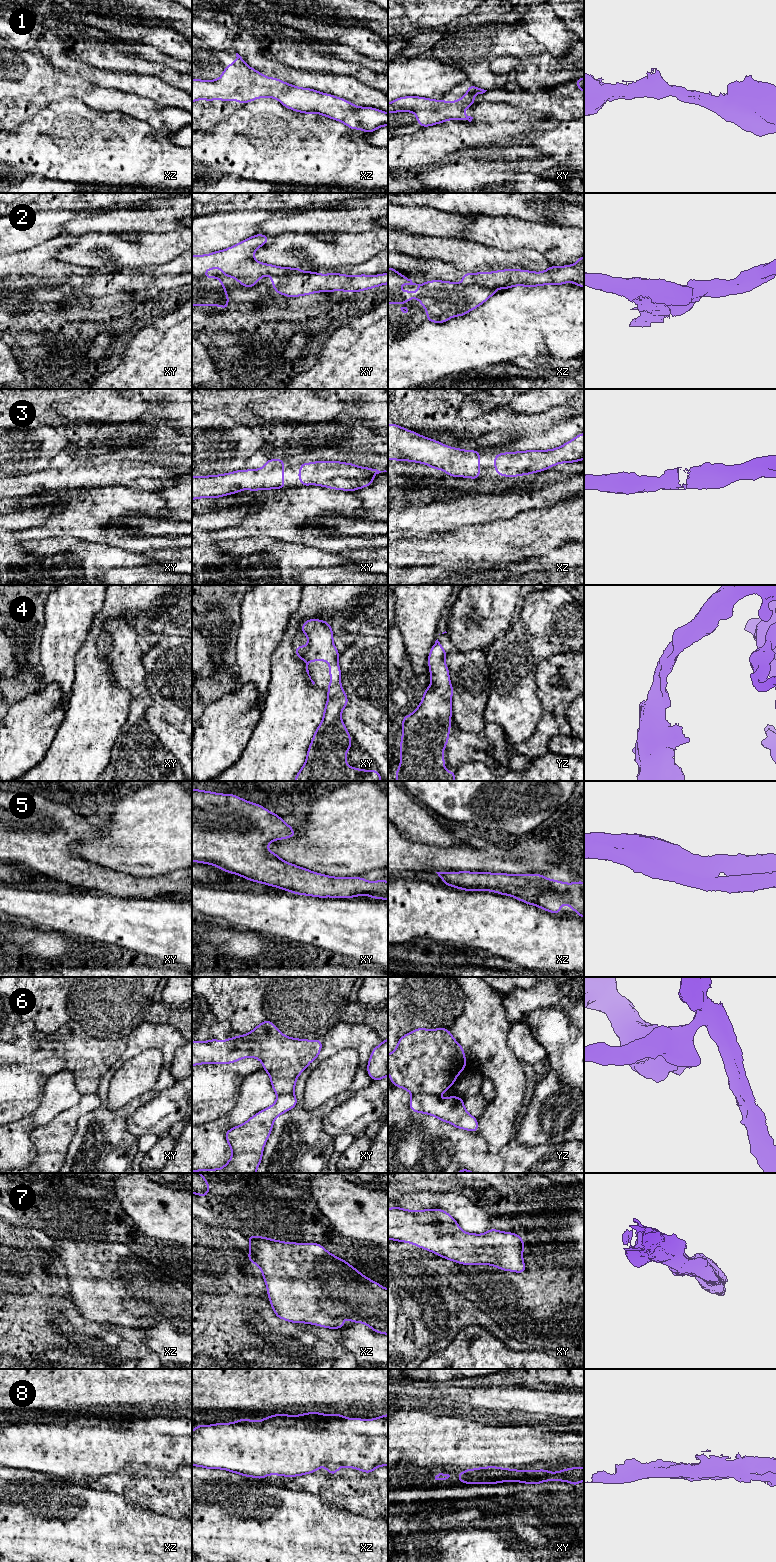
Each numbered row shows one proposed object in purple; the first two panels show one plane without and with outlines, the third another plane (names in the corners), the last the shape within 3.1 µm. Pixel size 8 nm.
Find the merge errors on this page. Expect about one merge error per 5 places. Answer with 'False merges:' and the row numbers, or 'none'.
False merges: 2, 6

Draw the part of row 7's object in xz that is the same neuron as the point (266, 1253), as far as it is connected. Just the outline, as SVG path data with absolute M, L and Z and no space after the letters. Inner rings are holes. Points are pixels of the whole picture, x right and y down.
M248 1235L250 1243L247 1259L262 1272L270 1305L279 1319L307 1323L324 1328L339 1329L346 1326L341 1318L354 1323L364 1323L374 1332L388 1335L388 1289L365 1277L345 1260L328 1252L319 1243L287 1243L267 1237Z

